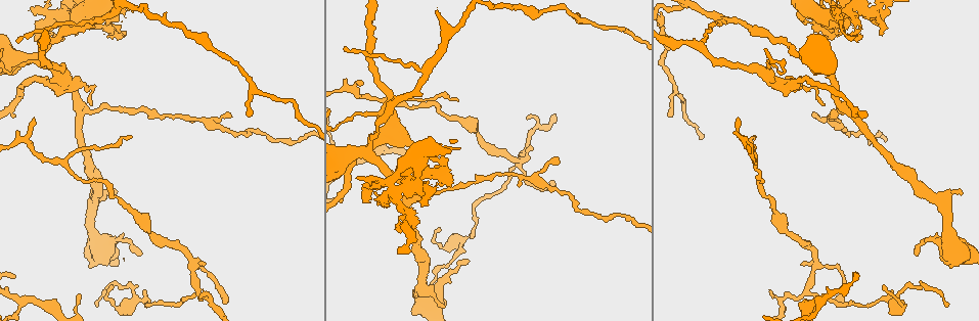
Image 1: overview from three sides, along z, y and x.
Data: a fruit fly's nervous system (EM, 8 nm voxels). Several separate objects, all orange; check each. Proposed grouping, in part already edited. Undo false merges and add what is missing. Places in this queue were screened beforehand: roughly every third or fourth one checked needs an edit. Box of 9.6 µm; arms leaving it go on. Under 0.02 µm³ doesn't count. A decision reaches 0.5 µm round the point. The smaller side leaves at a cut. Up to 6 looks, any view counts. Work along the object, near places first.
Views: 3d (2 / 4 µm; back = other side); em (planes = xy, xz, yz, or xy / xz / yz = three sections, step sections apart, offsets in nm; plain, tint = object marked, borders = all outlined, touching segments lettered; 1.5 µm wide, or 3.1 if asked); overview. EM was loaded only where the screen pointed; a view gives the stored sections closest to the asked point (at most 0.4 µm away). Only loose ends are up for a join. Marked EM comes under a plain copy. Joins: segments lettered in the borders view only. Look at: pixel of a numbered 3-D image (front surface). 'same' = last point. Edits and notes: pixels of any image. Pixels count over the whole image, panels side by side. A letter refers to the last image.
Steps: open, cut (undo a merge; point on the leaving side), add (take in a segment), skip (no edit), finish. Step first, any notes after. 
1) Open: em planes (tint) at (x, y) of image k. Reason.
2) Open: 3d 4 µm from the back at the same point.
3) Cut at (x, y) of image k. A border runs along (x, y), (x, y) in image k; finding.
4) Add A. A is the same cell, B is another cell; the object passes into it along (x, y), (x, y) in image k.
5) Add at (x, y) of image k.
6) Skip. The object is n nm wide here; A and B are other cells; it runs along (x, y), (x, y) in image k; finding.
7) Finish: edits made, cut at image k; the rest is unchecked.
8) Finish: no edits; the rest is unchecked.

Open: em xz step 8 (borders) at (554, 182) of image 1. Free end.

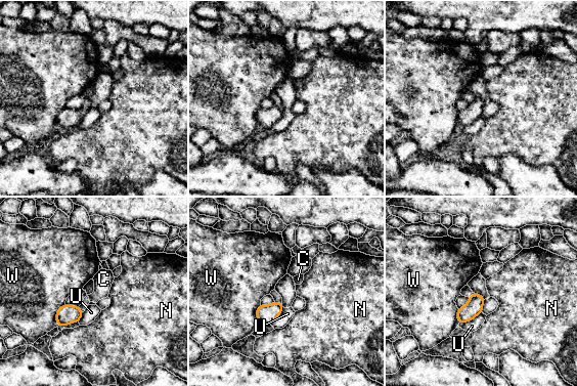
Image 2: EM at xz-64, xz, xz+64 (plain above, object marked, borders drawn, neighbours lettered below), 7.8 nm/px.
Open: em planes (borders) at the same point. Cut it another way.

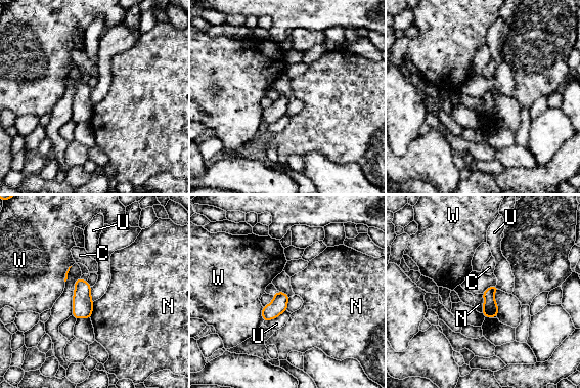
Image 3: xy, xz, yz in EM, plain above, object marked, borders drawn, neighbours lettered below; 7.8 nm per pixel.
Skip. The object is 130 nm wide here; C, N, U and W are other cells; none of them fits.

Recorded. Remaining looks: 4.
Open: 3d 4 µm from the back at (111, 286) of image 1. Tapers out.

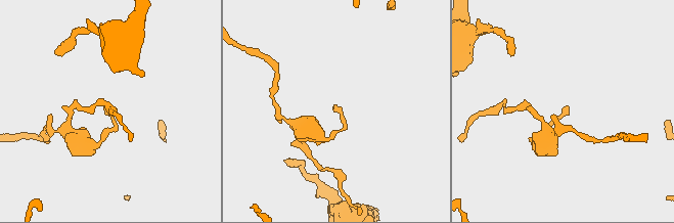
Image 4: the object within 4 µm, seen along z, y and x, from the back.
Open: em planes (borders) at (332, 108) of image 4. Shape alone is not enough.

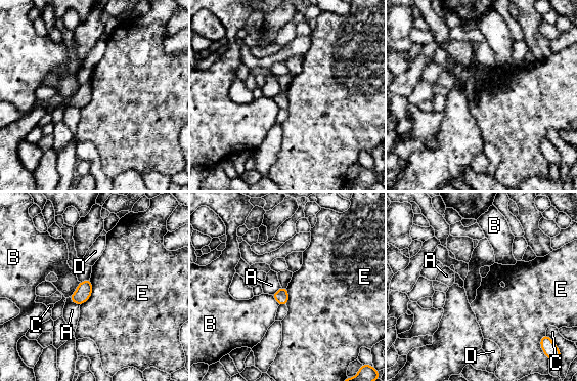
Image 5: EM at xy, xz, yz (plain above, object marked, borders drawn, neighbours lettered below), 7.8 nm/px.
Skip. A, B, C, D and E are other cells; a border runs along (90, 279), (91, 295), (80, 305) in image 5; none of them fits.

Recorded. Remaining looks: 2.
Open: em planes (tint) at (78, 34) of image 1. Free end.

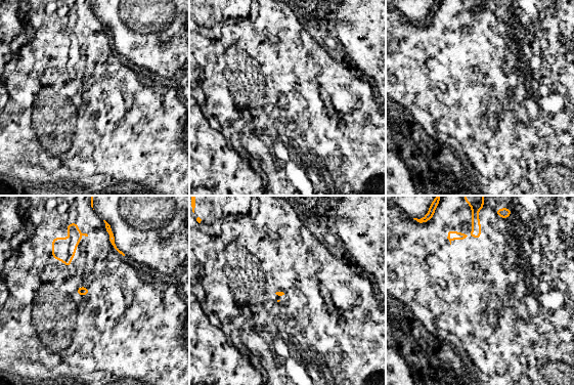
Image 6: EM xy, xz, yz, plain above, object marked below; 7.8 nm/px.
Open: em planes (borders) at the same point. What lies round it.

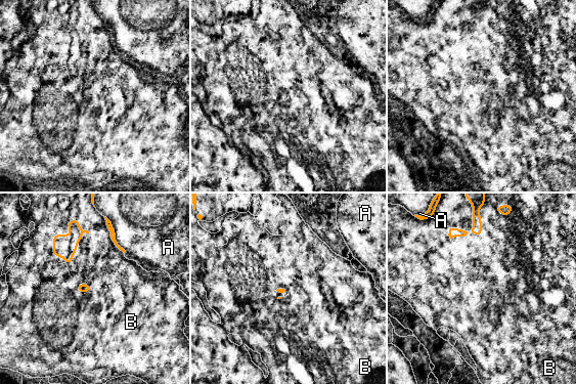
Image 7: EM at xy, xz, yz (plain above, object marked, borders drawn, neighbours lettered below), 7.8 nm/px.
Add at (98, 261) of image 7. B is the same cell, A is another cell; the object passes into it along (63, 246), (79, 244), (98, 261) in image 7; it goes on there.

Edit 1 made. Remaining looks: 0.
Finish: edits made, add at image 7; the rest is unchecked.

